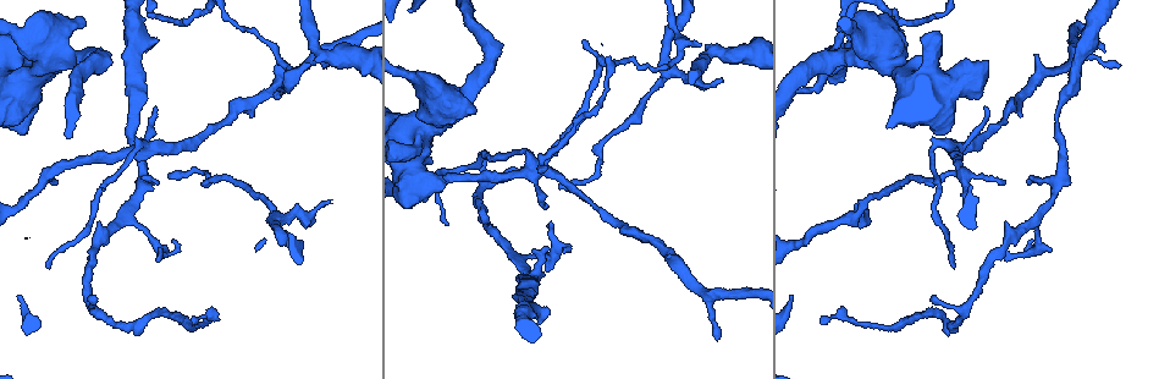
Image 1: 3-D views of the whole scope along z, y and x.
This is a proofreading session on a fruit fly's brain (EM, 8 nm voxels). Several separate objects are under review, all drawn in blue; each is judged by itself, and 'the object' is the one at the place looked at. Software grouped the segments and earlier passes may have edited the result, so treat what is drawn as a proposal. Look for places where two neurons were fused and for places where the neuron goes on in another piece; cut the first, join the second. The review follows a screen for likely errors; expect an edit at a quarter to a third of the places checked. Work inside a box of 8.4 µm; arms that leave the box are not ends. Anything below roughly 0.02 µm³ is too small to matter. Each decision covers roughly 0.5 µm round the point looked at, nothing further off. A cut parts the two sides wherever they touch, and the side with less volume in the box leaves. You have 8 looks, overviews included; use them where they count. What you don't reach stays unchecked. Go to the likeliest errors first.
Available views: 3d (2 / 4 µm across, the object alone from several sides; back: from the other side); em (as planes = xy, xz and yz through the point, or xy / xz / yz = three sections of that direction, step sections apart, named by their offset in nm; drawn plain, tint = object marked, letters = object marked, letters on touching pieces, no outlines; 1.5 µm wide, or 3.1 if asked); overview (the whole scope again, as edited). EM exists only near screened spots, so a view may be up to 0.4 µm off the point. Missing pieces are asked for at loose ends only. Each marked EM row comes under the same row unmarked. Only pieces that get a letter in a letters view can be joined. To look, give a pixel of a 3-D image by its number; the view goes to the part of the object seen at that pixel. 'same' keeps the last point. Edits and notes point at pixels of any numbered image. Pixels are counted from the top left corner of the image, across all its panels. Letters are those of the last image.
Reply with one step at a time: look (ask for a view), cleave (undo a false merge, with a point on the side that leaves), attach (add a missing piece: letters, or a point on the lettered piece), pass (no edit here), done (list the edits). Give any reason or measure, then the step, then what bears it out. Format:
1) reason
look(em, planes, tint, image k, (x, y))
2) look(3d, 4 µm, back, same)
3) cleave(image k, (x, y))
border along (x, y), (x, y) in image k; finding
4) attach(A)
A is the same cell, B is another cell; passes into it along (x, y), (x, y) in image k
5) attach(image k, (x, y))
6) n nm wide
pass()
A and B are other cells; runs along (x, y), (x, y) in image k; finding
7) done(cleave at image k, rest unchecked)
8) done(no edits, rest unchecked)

free end
look(em, planes, letters, image 1, (547, 246))

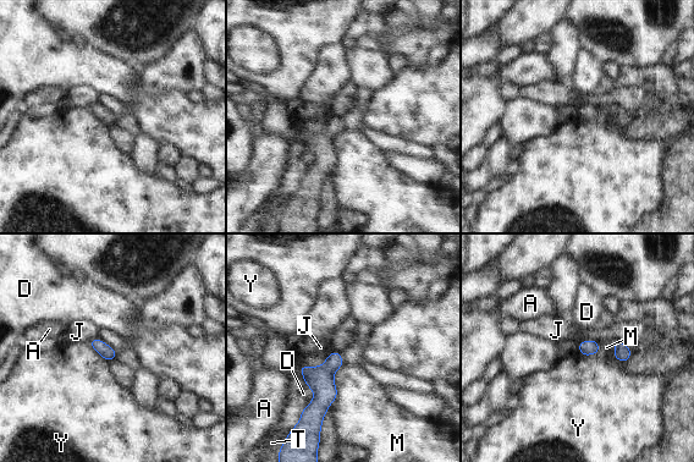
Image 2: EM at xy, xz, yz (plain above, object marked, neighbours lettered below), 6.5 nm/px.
pass()
A, D, J, M, T and Y are other cells; runs along (336, 355), (323, 375), (319, 419) in image 2; no lettered piece goes on from it

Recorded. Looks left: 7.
branch stops here
look(em, planes, tint, image 1, (1105, 51))

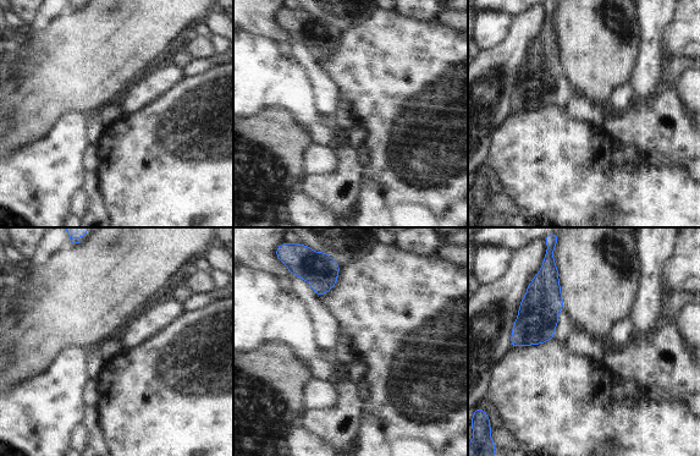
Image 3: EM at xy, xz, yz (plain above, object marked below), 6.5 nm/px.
look(em, planes, letters, same)

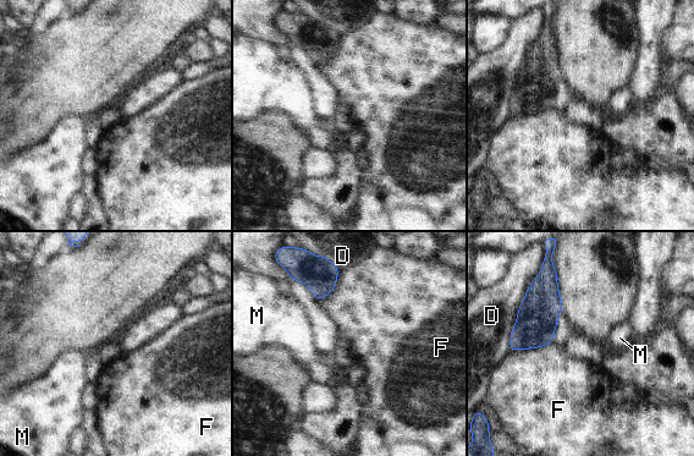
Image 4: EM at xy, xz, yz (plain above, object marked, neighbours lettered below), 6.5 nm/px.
pass()
D, F and M are other cells; border along (552, 341), (541, 346), (510, 351) in image 4; no lettered piece goes on from it

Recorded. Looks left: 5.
sudden change in width
look(3d, 4 µm, image 1, (412, 75))

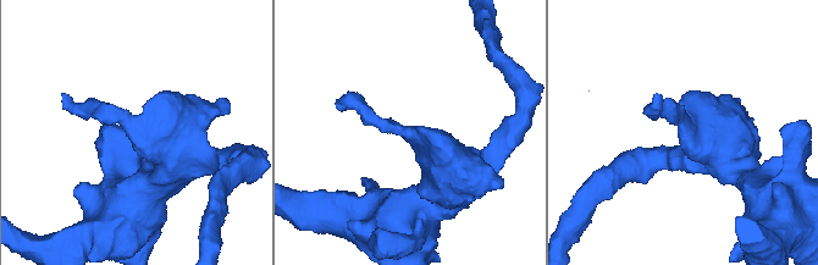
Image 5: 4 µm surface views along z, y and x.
arms of 200, 650 nm
look(em, xz, step 4, tint, image 5, (138, 126))

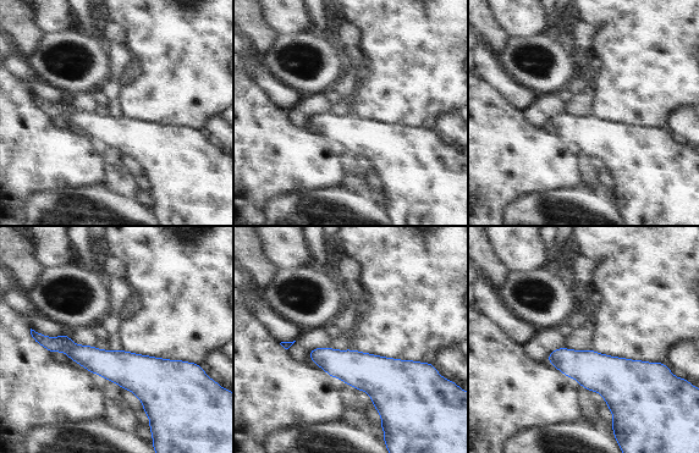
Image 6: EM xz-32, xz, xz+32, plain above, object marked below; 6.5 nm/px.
another direction
look(em, planes, letters, same)

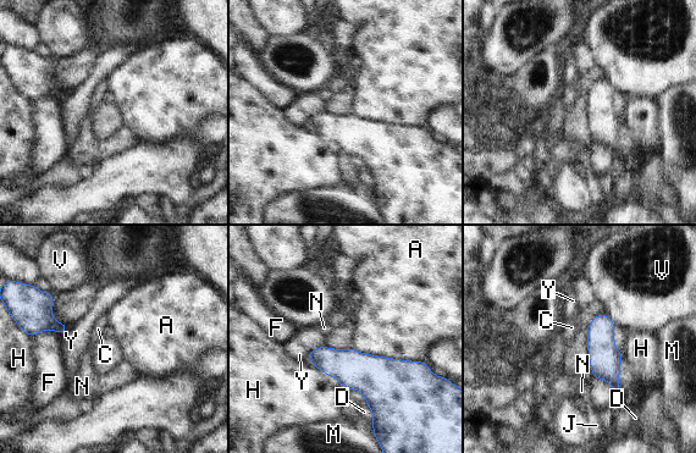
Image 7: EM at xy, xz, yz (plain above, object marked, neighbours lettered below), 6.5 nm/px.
200 nm wide
pass()
A, C, D, F, H, J, M, N, V and Y are other cells; one neuron here

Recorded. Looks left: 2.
done(no edits, rest unchecked)

